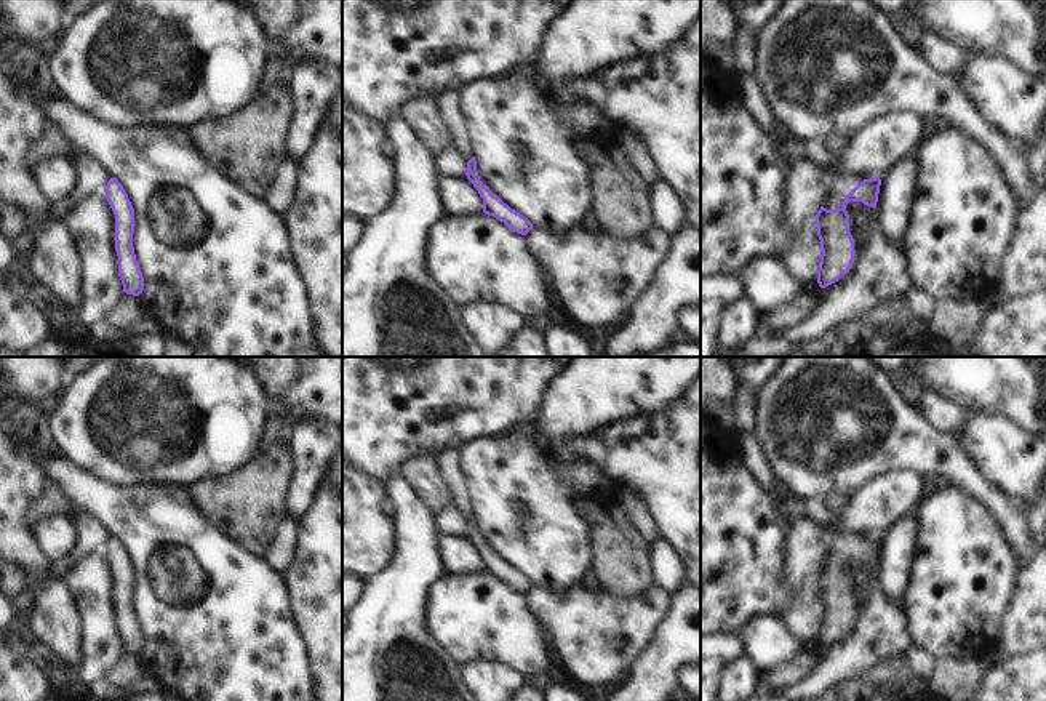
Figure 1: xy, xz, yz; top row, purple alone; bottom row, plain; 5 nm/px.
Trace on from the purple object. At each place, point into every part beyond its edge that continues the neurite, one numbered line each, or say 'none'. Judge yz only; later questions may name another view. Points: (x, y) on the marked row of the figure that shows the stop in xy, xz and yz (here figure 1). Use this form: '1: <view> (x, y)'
1: yz (837, 184)

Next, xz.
1: xz (451, 101)

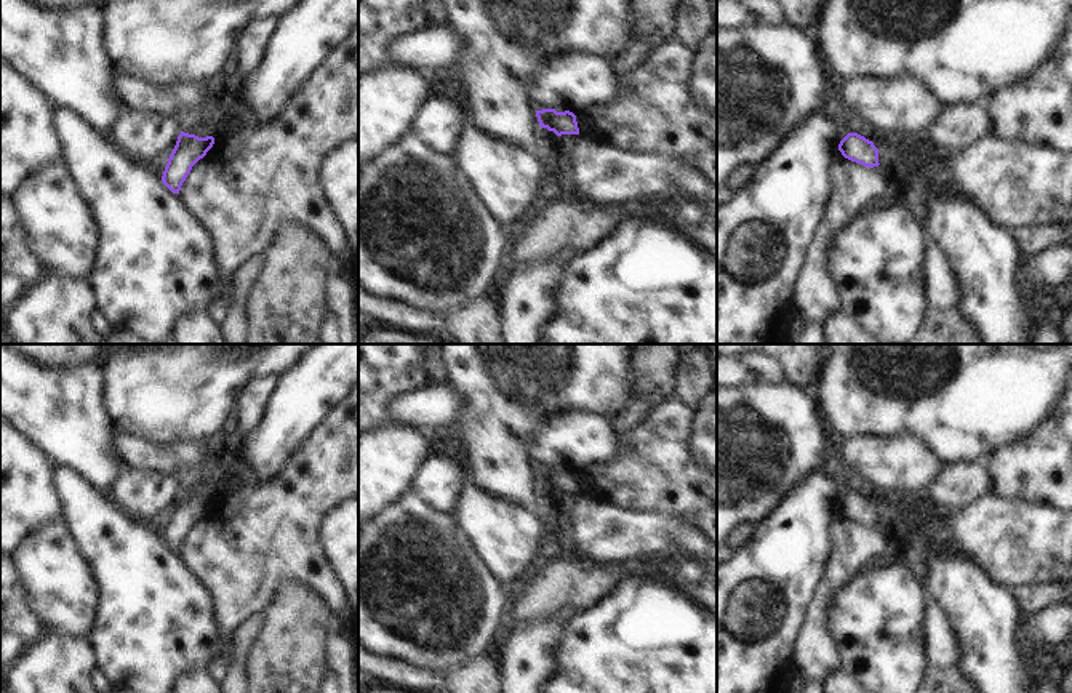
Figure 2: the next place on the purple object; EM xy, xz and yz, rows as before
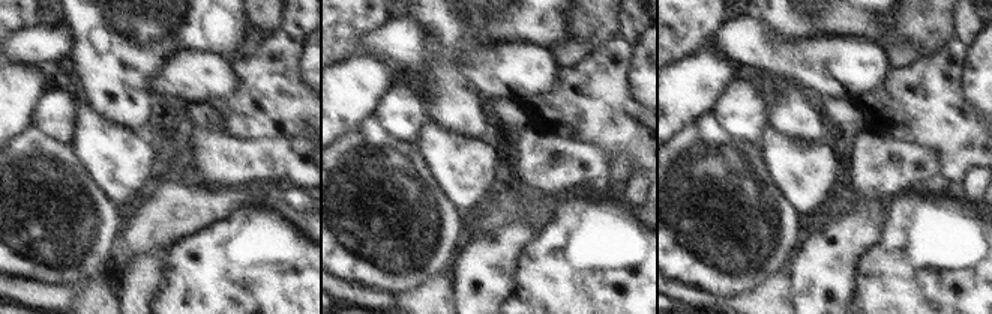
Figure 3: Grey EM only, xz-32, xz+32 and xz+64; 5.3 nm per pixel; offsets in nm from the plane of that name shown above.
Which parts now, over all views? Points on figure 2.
none

